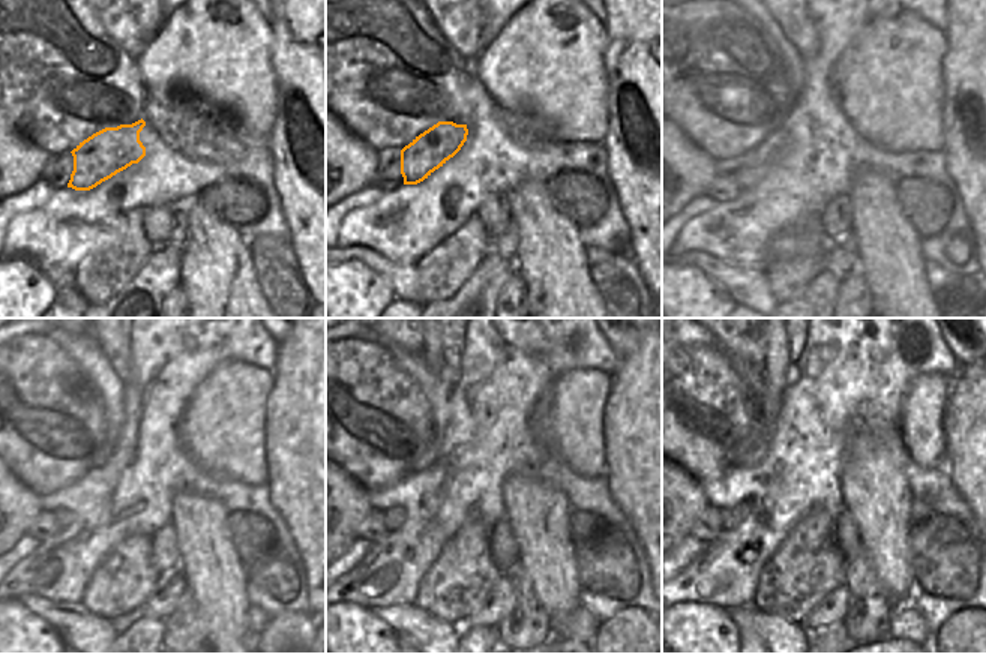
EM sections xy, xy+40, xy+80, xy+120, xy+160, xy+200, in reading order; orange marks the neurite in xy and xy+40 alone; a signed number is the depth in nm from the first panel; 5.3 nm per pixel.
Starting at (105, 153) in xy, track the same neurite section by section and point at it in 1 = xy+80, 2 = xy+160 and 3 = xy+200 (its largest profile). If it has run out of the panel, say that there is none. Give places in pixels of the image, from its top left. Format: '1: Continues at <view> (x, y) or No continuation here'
1: Continues at xy+80 (745, 179)
2: Continues at xy+160 (395, 518)
3: Continues at xy+200 (728, 516).

